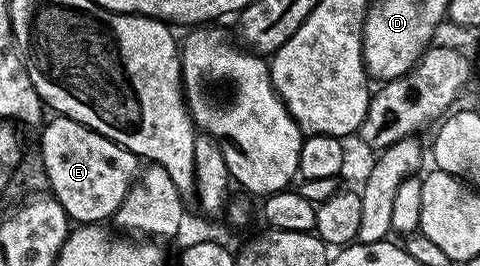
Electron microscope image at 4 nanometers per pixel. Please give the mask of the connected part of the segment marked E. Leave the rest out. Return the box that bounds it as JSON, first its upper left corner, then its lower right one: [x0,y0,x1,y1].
[39,115,141,224]

